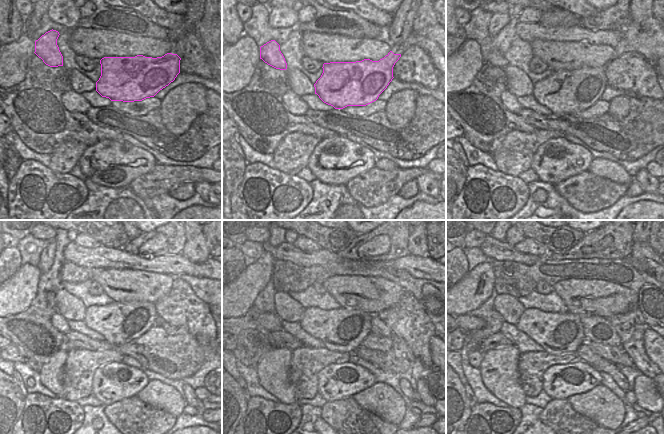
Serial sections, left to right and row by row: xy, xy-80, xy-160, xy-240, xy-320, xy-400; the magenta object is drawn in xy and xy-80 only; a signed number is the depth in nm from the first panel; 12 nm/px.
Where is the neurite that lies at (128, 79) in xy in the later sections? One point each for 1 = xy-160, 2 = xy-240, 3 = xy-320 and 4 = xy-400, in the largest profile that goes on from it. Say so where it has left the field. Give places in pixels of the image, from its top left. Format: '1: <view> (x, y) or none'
1: xy-160 (565, 91)
2: xy-240 (118, 322)
3: xy-320 (342, 330)
4: xy-400 (557, 333)

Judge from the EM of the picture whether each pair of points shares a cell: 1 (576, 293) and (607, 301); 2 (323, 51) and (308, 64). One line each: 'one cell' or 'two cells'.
1: one cell
2: two cells

